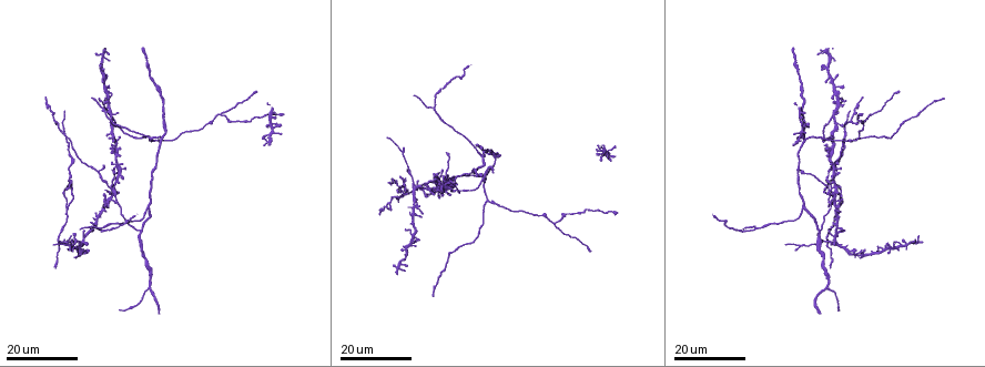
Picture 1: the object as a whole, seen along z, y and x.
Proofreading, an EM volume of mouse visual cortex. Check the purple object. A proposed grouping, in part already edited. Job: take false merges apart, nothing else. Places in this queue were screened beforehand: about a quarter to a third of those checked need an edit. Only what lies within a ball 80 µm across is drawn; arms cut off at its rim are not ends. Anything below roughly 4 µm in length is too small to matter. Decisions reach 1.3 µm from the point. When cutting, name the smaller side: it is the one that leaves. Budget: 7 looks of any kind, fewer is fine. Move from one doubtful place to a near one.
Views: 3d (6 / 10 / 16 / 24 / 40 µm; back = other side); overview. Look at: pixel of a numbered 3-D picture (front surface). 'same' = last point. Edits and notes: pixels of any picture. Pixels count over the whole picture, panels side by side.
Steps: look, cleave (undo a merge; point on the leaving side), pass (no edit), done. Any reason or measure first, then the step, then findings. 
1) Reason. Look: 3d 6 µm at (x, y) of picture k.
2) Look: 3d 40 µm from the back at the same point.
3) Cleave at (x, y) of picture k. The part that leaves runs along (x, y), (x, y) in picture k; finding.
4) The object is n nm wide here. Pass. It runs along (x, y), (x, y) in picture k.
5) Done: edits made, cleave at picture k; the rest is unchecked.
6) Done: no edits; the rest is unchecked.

Branch point. Look: 3d 16 µm at (756, 228) of picture 1.

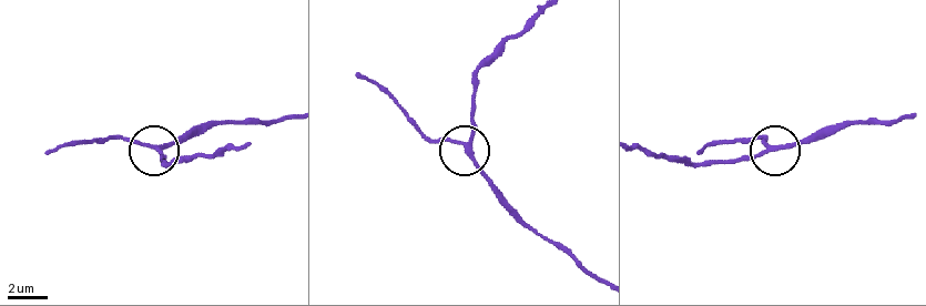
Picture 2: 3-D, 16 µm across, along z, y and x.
Look: 3d 6 µm at (768, 148) of picture 2.

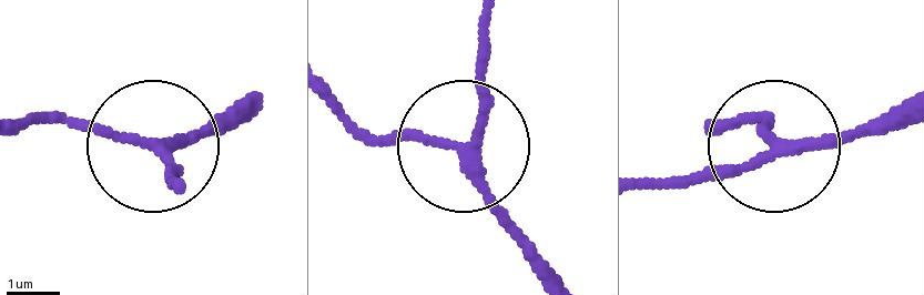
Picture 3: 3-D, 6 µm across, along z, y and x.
The side arm is 7 µm long. Pass. It runs along (256, 100), (176, 143), (31, 118) in picture 3; one neuron here.

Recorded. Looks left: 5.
Three-way junction. Look: 3d 24 µm at (803, 206) of picture 1.

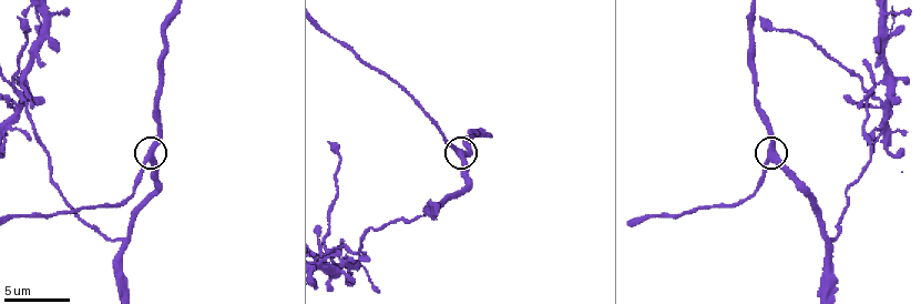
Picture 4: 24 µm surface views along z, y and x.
Look: 3d 10 µm at (149, 157) of picture 4.

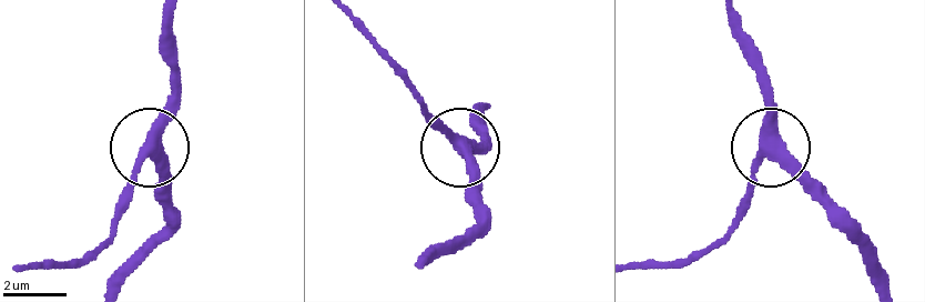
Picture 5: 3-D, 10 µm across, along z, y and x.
Look: 3d 6 µm at (148, 147) of picture 5.

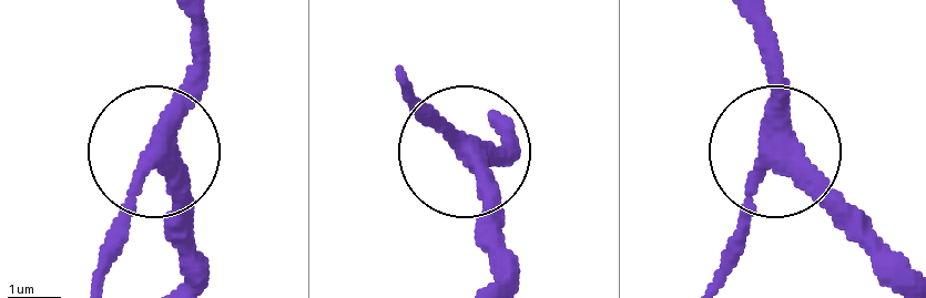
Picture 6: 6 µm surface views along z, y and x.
Pass. It runs along (507, 120), (507, 142), (462, 151), (405, 93) in picture 6; continuous, no second neuron.

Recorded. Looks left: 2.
Thin arm on a thick one. Look: 3d 24 µm at (104, 111) of picture 1.

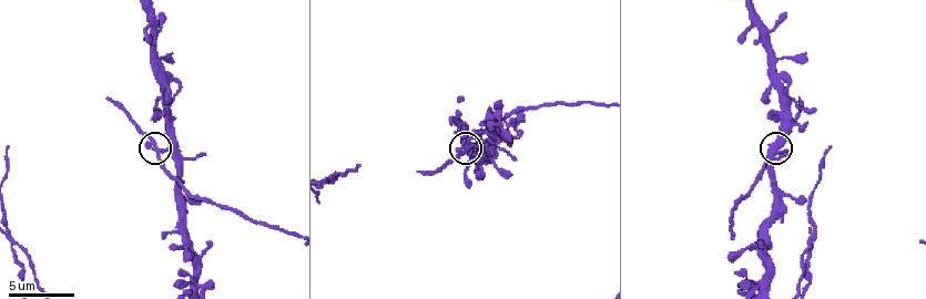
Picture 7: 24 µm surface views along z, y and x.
Look: 3d 10 µm at (470, 142) of picture 7.

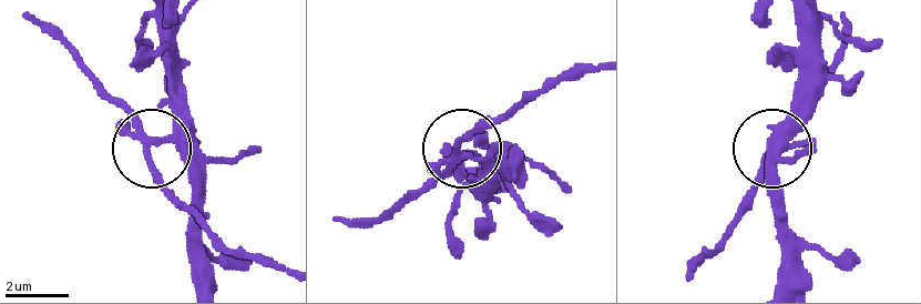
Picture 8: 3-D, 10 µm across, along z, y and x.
Pass. It runs along (176, 150), (150, 147), (102, 91) in picture 8; one neuron here.

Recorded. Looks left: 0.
Done: no edits; the rest is unchecked.

